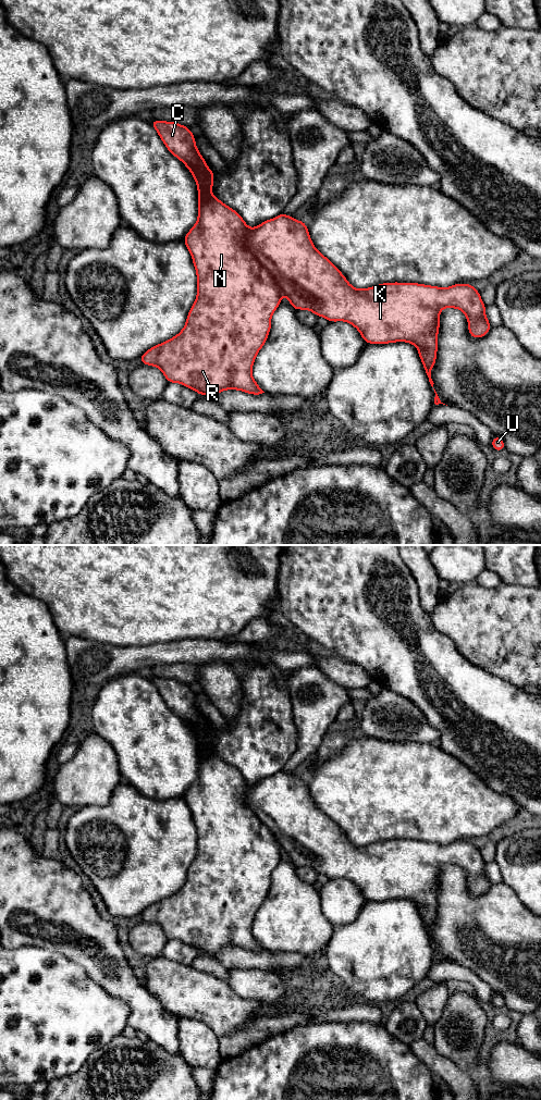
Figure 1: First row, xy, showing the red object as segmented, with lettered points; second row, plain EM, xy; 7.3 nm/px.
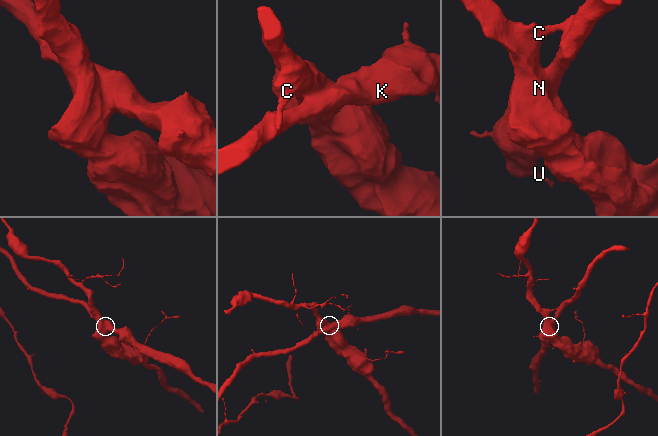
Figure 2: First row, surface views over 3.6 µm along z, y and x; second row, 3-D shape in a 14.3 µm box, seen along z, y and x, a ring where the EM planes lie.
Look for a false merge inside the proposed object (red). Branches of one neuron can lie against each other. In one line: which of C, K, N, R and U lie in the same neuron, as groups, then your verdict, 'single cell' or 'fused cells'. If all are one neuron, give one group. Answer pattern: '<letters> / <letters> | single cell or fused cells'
C N R / K U | fused cells

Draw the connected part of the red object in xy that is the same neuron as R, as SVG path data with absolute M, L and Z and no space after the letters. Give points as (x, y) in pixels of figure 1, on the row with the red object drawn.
M150 120L168 150L192 172L198 188L198 220L184 237L197 273L197 297L192 306L185 326L174 337L145 351L140 363L158 367L169 383L180 383L199 395L210 397L225 390L238 390L248 394L265 393L251 375L255 358L265 345L271 330L271 317L281 305L282 292L271 273L262 267L245 244L247 224L232 208L211 193L214 174L206 165L189 127L175 122Z

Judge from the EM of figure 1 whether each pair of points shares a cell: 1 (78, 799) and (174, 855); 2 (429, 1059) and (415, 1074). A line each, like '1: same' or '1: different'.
1: different
2: different

